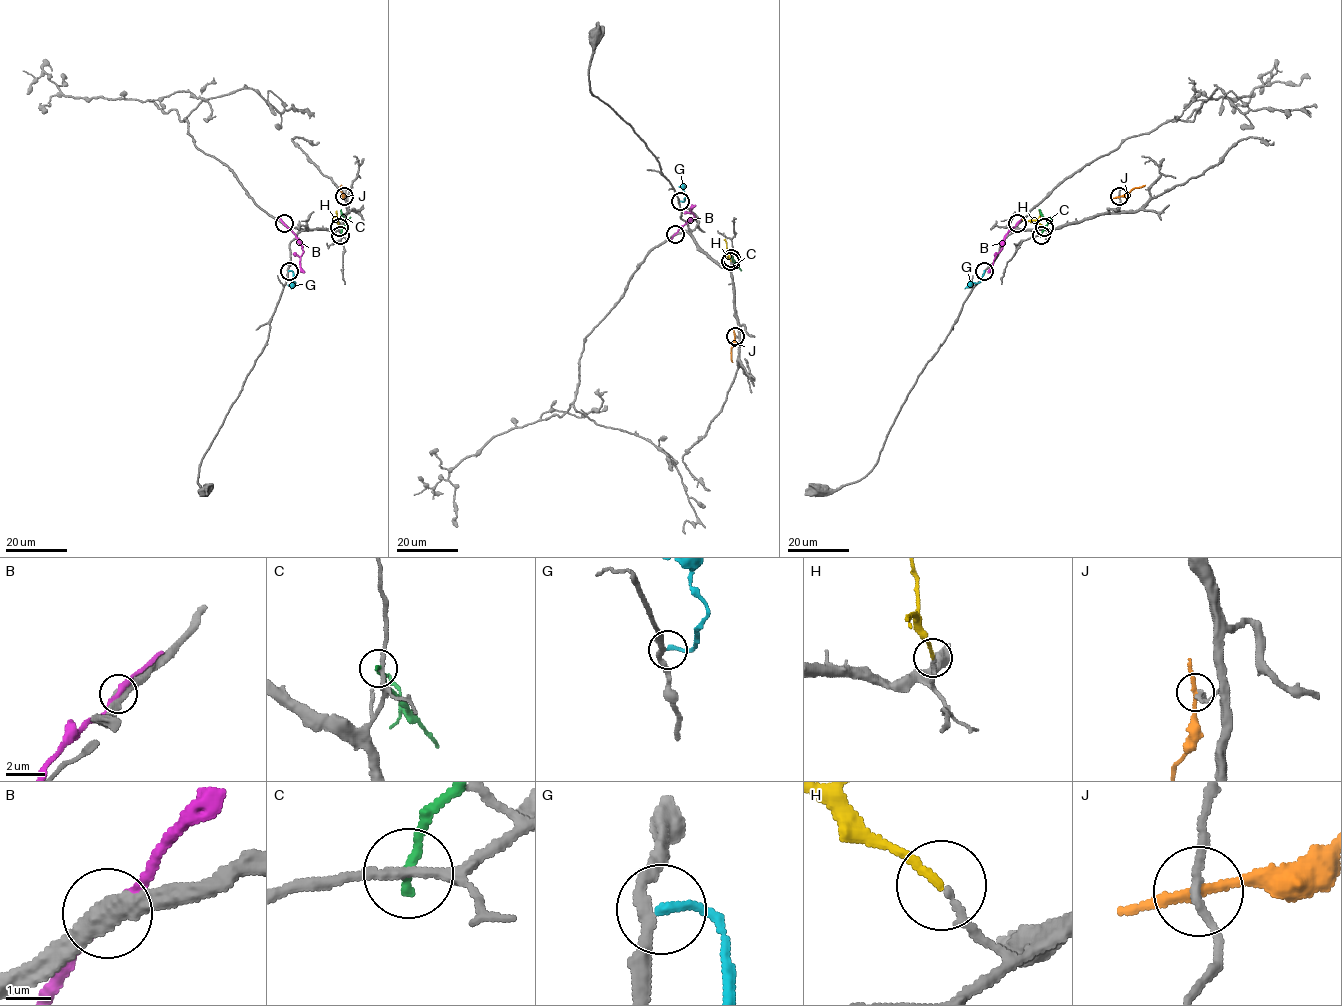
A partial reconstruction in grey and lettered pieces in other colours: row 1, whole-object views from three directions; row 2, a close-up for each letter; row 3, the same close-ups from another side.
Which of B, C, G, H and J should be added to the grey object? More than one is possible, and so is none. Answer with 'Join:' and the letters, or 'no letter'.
Join: H

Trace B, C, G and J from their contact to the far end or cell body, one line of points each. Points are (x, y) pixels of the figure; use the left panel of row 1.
B: (283, 224), (301, 244), (300, 269), (303, 273)
C: (340, 235), (345, 224), (341, 209)
G: (289, 270), (293, 272), (295, 283), (290, 288)
J: (343, 197), (341, 185)

